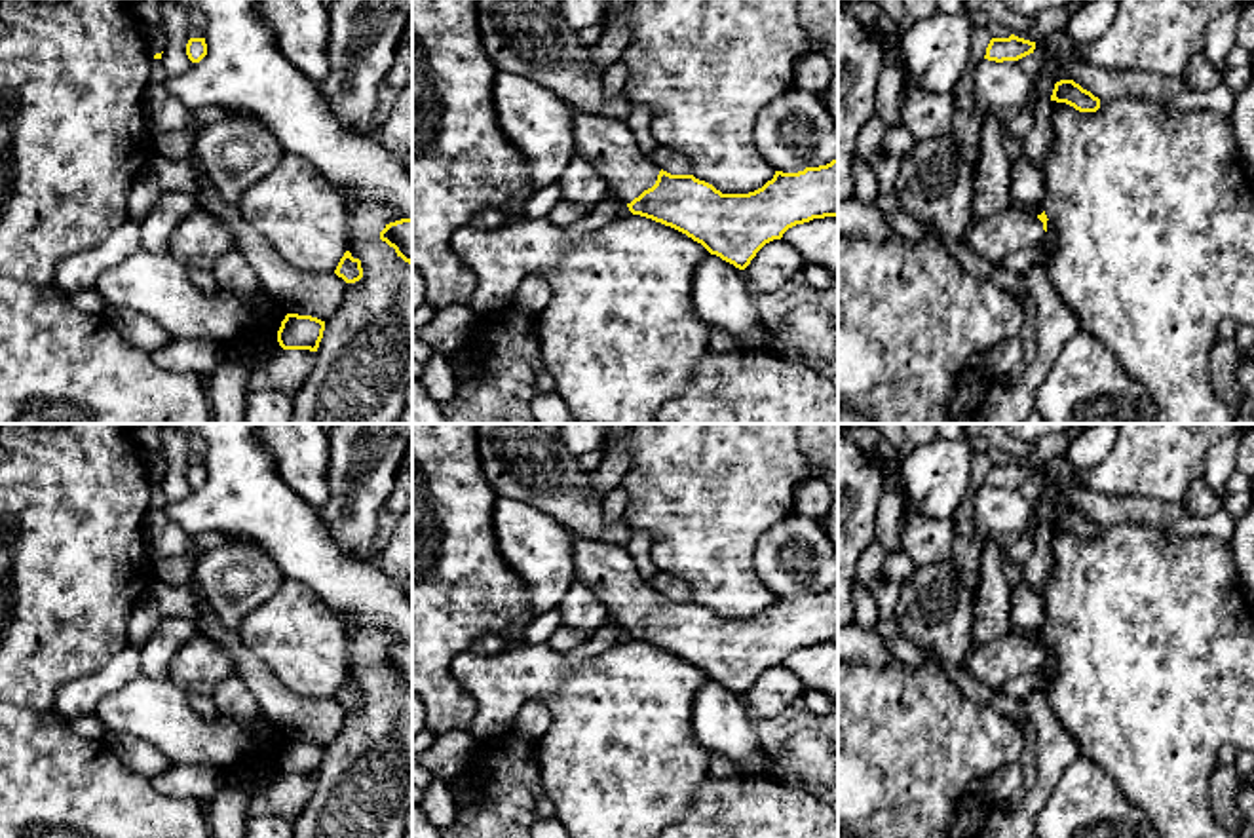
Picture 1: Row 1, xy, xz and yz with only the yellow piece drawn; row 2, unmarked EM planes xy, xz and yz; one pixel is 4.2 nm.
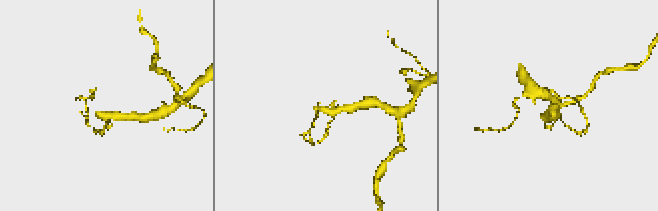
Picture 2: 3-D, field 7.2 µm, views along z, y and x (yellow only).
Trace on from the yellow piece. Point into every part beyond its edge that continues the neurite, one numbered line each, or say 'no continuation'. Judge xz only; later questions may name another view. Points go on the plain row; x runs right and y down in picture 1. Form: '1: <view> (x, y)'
1: xz (610, 571)

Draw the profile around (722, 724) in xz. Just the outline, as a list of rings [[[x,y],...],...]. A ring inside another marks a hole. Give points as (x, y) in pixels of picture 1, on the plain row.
[[[709,678],[694,701],[692,726],[695,739],[707,752],[737,762],[745,775],[768,775],[768,752],[758,741],[754,718],[741,697]]]

